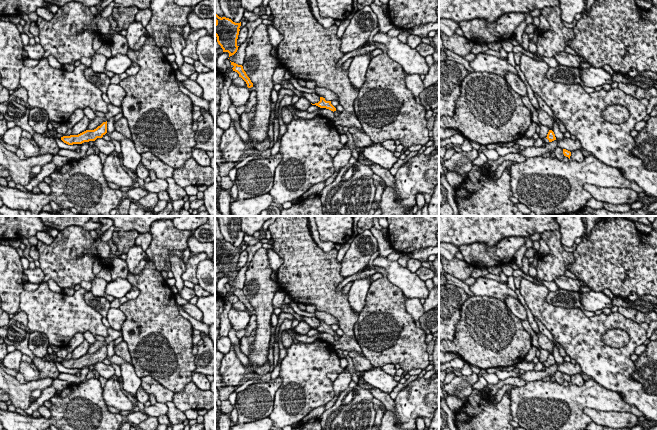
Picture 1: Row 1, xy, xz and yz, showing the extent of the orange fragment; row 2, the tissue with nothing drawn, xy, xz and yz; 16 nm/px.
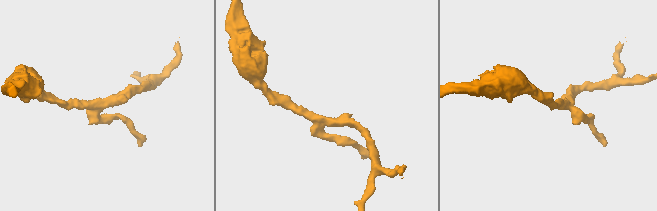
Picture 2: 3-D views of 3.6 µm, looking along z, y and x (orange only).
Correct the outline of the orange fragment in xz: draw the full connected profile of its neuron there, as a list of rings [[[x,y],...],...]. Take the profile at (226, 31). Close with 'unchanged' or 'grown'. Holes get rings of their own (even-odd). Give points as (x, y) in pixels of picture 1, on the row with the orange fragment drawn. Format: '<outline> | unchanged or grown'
[[[215,13],[215,36],[217,42],[223,49],[223,52],[228,52],[229,57],[234,55],[238,50],[237,39],[240,31],[240,23],[235,23],[226,17],[219,17]]] | unchanged

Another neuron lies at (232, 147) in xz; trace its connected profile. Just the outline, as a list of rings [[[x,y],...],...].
[[[233,121],[230,127],[224,131],[219,148],[223,160],[234,163],[238,163],[242,160],[247,145],[238,134]]]

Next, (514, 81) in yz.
[[[507,72],[504,75],[505,80],[509,84],[509,86],[520,96],[527,95],[527,88],[521,78],[511,72]]]

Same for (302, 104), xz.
[[[300,97],[294,105],[295,108],[299,111],[306,111],[307,108],[311,105],[311,102],[304,97]]]

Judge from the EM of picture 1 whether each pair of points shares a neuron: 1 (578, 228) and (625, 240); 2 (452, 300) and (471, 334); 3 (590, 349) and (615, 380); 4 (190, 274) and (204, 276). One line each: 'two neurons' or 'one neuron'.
1: two neurons
2: two neurons
3: one neuron
4: two neurons

